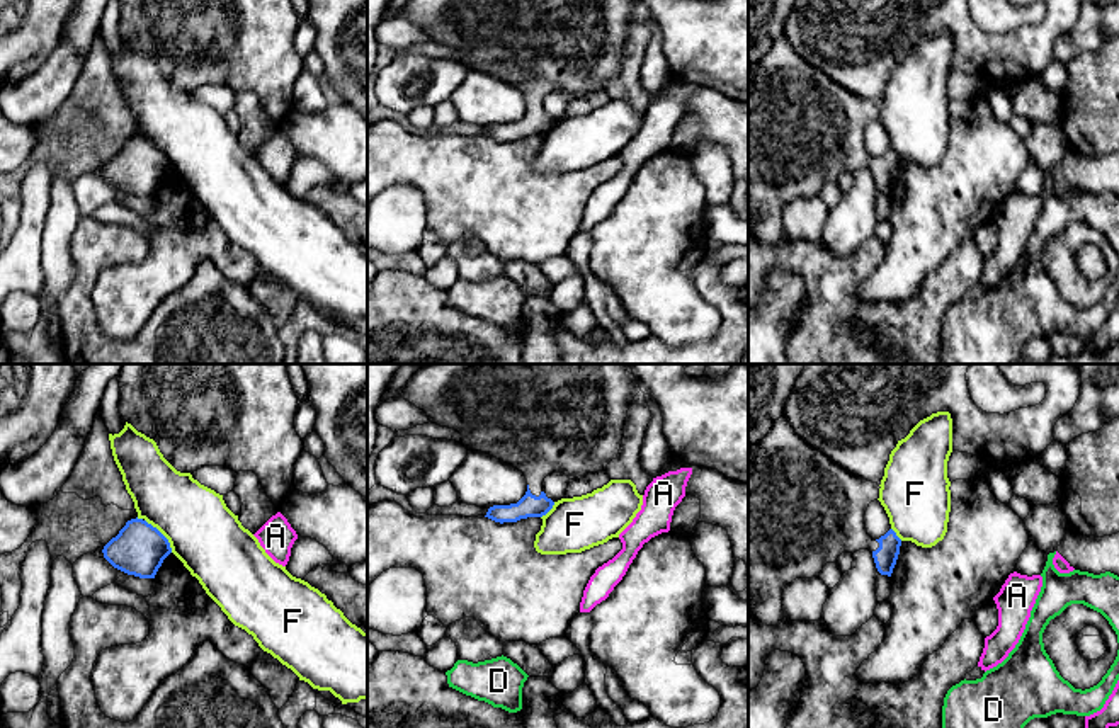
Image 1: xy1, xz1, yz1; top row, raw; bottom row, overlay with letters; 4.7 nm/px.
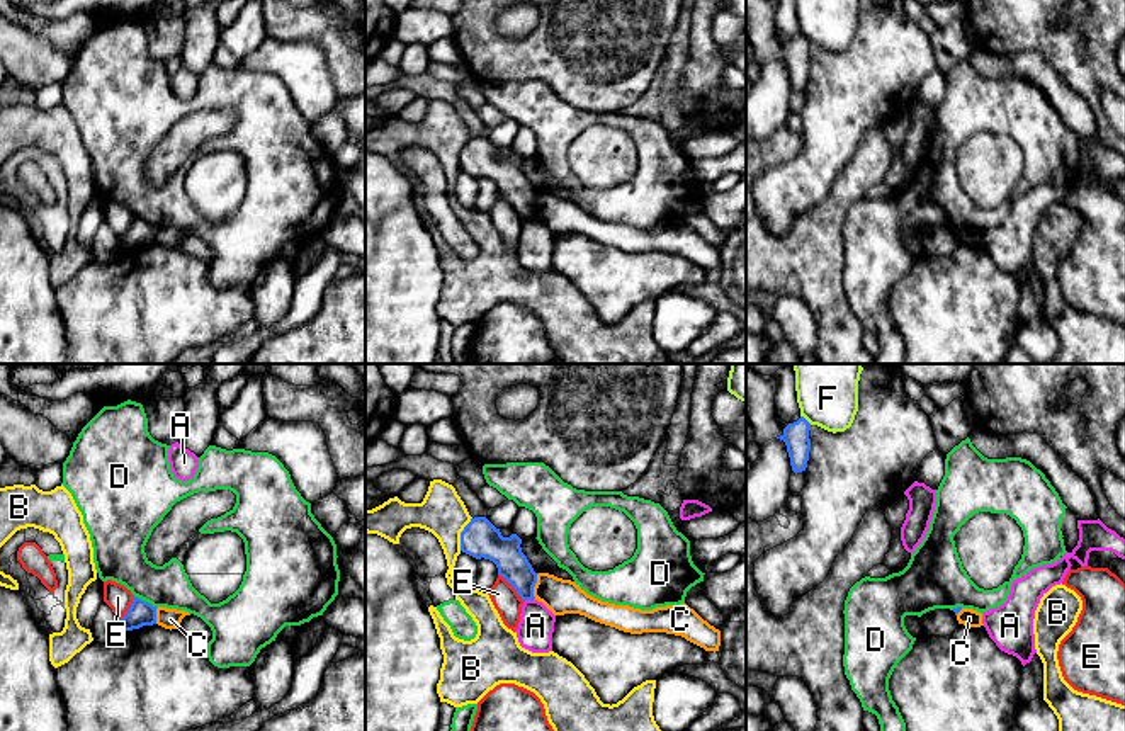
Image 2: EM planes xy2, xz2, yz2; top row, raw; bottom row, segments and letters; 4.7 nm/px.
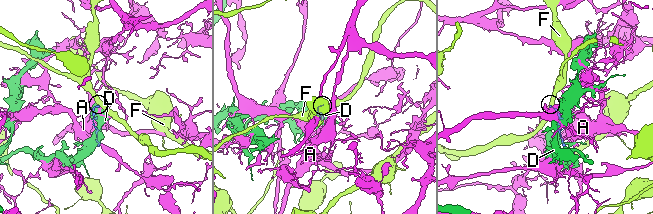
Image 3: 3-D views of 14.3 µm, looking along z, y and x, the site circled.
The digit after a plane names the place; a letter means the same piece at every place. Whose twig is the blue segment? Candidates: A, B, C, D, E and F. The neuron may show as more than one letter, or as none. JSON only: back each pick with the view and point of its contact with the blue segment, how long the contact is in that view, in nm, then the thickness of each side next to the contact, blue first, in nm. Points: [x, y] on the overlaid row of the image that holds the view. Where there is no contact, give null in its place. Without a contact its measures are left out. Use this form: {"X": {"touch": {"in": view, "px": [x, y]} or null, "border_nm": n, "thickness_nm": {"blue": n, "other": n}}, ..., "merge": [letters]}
{"merge": []}

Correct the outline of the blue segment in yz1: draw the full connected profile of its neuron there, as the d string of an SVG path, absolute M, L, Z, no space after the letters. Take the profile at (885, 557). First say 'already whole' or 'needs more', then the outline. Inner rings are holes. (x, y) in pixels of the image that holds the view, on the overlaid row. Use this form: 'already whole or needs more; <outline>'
needs more; M786 417L777 418L769 434L748 447L748 595L757 621L781 624L786 585L796 578L818 577L844 551L854 555L869 549L878 572L891 577L901 539L893 529L872 539L864 524L869 503L879 498L879 488L813 449Z

